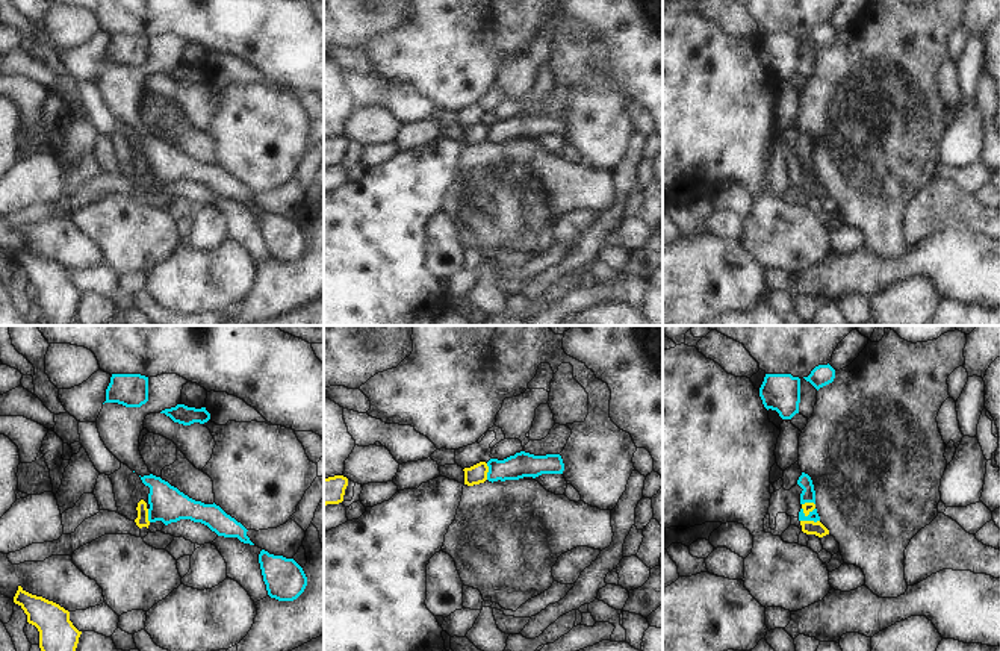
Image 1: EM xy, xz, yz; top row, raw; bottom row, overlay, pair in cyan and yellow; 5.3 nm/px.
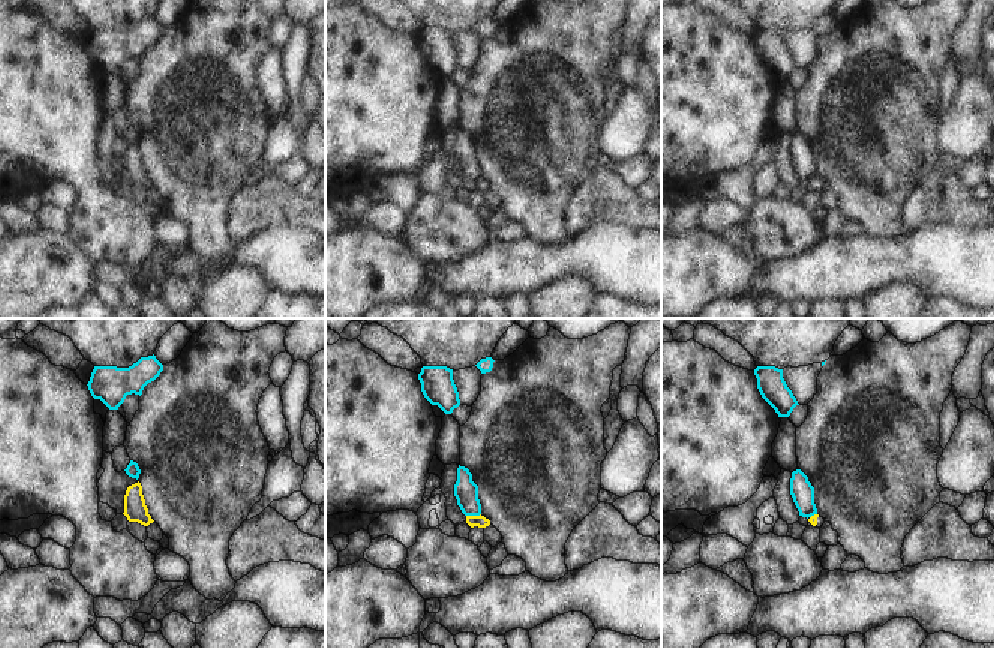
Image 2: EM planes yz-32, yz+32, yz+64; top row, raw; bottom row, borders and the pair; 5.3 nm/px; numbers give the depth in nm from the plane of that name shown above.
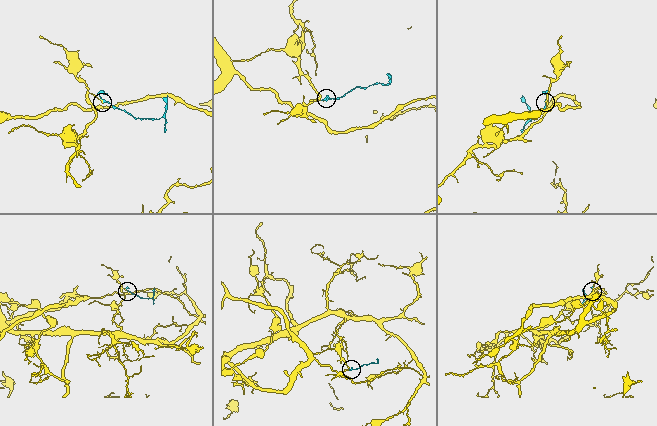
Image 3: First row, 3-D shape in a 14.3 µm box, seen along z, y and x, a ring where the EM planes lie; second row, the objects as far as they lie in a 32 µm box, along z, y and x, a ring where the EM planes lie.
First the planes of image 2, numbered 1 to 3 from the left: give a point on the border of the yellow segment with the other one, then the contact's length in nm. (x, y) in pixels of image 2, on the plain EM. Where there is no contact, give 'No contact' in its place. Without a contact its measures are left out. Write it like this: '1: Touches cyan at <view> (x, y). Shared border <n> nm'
1: No contact
2: Touches cyan at yz+32 (473, 179). Shared border 80 nm
3: Touches cyan at yz+64 (813, 179). Shared border 50 nm

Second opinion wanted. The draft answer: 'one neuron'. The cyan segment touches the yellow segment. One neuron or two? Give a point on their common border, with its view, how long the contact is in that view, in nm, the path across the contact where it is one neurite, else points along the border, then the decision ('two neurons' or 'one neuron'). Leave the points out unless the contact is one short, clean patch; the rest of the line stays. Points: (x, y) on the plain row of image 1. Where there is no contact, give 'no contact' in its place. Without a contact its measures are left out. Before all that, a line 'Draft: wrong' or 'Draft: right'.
Draft: wrong
contact yz (810, 180); length 100 nm; border yz (801, 180), (819, 182); two neurons

